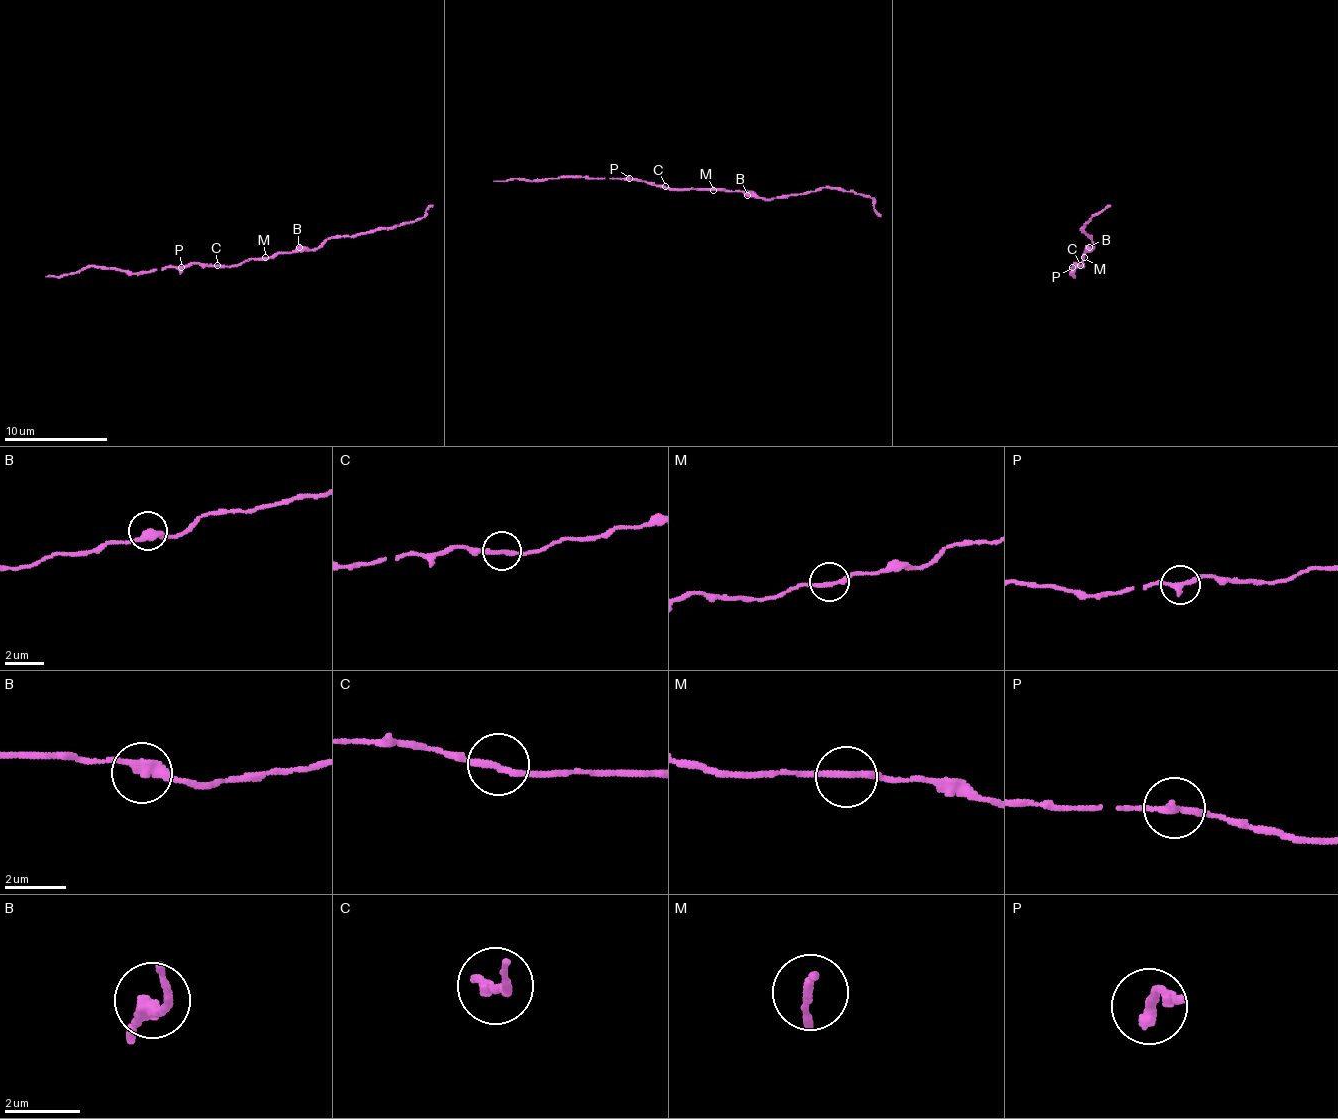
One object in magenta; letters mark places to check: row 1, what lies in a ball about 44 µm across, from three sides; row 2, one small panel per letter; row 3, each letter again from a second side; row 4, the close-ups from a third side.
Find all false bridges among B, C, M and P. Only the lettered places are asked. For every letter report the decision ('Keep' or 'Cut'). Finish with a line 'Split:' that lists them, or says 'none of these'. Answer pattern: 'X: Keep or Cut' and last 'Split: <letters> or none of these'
B: Keep
C: Keep
M: Keep
P: Keep
Split: none of these

